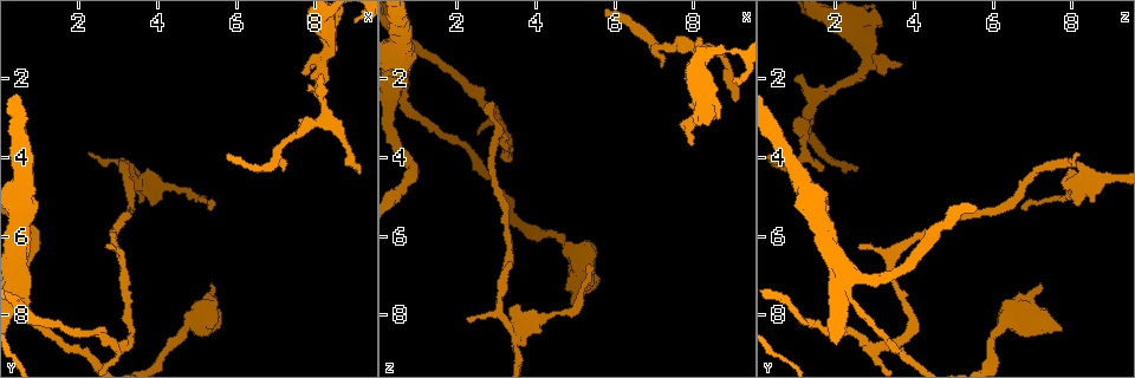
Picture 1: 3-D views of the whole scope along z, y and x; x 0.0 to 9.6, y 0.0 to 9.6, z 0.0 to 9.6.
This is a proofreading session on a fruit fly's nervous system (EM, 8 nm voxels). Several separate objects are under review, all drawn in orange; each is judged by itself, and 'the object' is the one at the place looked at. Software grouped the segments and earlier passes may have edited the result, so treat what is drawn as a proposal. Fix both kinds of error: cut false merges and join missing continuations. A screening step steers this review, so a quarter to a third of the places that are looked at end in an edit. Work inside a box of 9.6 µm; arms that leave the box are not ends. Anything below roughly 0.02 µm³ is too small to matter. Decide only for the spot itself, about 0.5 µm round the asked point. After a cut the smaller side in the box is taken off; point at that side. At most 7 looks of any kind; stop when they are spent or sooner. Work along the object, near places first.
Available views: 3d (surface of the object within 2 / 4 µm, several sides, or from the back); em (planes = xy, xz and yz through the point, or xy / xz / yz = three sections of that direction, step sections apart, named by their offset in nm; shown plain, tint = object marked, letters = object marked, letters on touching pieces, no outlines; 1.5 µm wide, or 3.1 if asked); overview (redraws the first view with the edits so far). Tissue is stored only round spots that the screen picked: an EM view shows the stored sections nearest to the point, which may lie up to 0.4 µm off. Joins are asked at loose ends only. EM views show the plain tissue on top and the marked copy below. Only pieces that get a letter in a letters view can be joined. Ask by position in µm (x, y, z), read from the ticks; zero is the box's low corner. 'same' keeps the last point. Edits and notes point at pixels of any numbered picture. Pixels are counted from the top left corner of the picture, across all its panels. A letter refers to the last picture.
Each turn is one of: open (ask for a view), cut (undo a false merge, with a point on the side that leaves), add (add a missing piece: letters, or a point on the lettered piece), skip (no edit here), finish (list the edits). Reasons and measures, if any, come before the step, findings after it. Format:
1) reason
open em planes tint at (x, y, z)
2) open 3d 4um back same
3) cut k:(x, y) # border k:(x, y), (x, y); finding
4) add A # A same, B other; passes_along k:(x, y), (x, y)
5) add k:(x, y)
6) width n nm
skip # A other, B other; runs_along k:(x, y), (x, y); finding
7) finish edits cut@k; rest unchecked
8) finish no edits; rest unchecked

open em planes letters at (7.20, 4.25, 1.70)

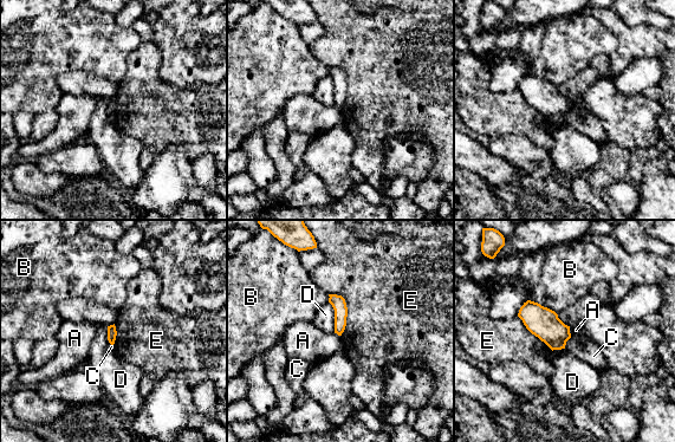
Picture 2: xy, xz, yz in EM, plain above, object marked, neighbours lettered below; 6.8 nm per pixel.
skip # A other, B other, C other, D other, E other; border 2:(329, 293), (345, 303), (341, 336); no lettered piece goes on from it

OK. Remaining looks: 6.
thin end
open 3d 2um back at (2.90, 6.35, 2.65)

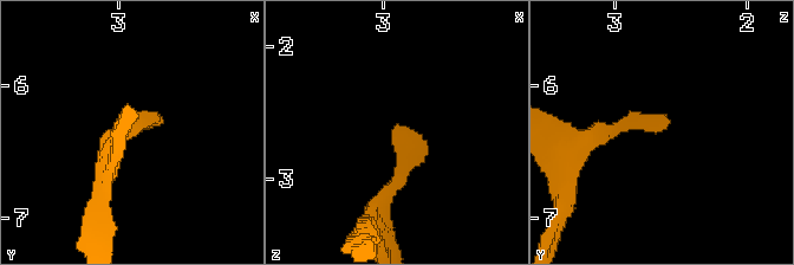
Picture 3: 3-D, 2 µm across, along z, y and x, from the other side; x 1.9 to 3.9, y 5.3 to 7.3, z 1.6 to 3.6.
shape alone is not enough
open em planes letters at (2.90, 6.36, 2.68)

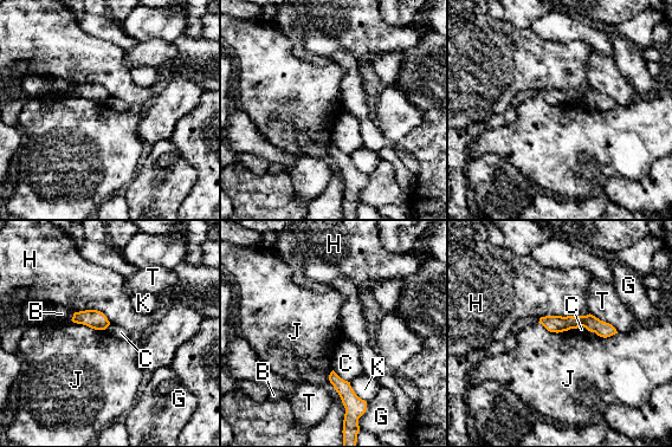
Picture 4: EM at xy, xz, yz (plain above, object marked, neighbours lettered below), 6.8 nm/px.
skip # B other, C other, G other, H other, J other, K other, T other; border 4:(331, 370), (329, 382), (346, 408); none of them fits

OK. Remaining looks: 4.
abrupt turn
open em planes letters at (3.40, 8.45, 3.90)

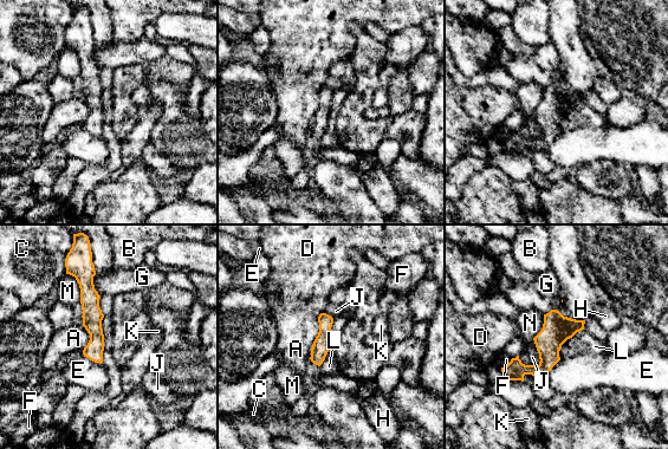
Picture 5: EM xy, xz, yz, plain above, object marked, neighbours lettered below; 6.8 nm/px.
width 120 nm
skip # A other, B other, C other, D other, E other, F other, G other, H other, J other, K other, L other, M other, N other; border 5:(318, 319), (318, 334), (309, 358); continuous, no second neuron

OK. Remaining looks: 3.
finish no edits; rest unchecked

